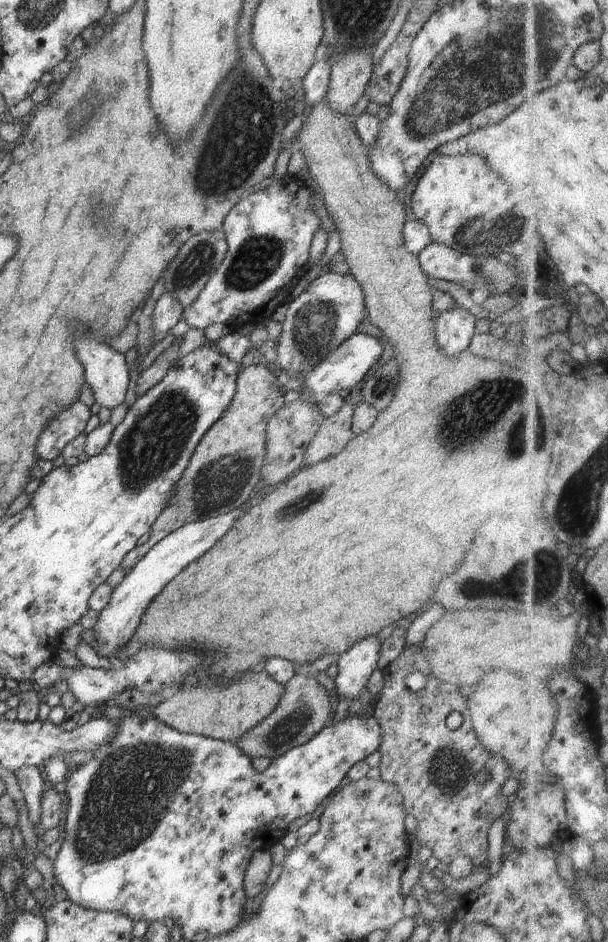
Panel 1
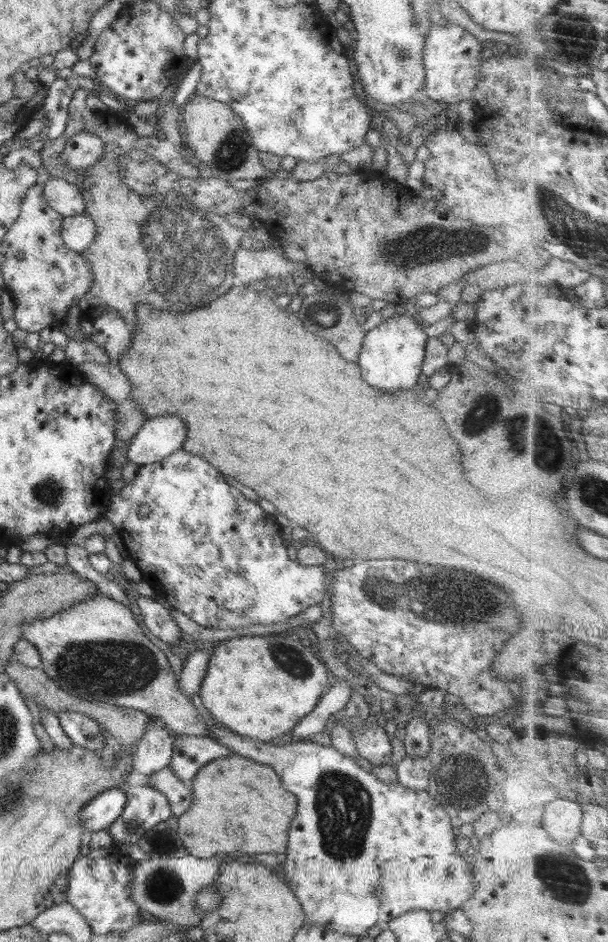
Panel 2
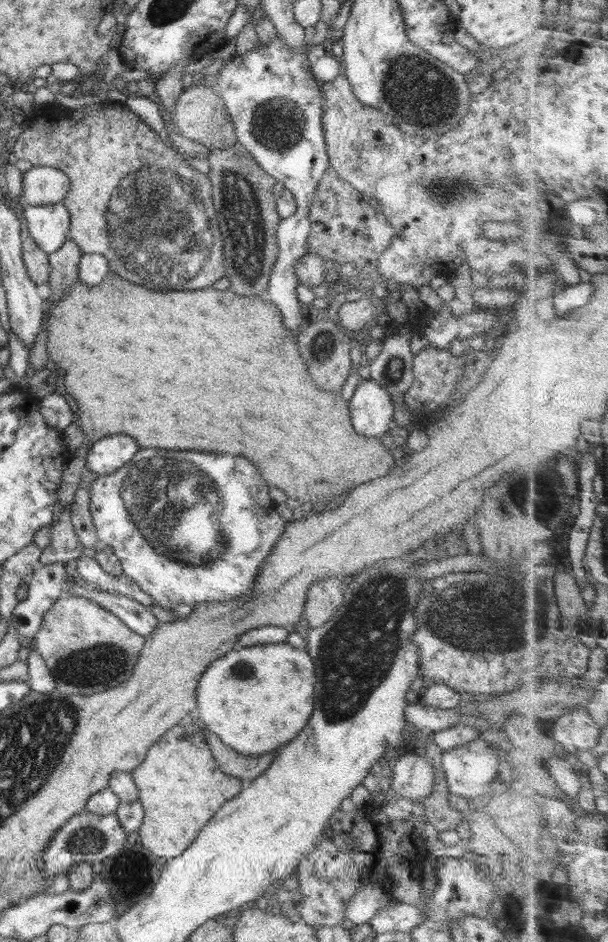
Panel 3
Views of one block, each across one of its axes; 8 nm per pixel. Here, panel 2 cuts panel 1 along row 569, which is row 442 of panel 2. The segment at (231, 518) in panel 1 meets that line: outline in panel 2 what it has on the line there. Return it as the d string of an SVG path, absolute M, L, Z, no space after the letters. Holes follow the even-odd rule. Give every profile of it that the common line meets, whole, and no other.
M178 416L146 418L140 430L130 441L128 459L138 464L152 464L168 458L182 449L186 440L184 420Z

